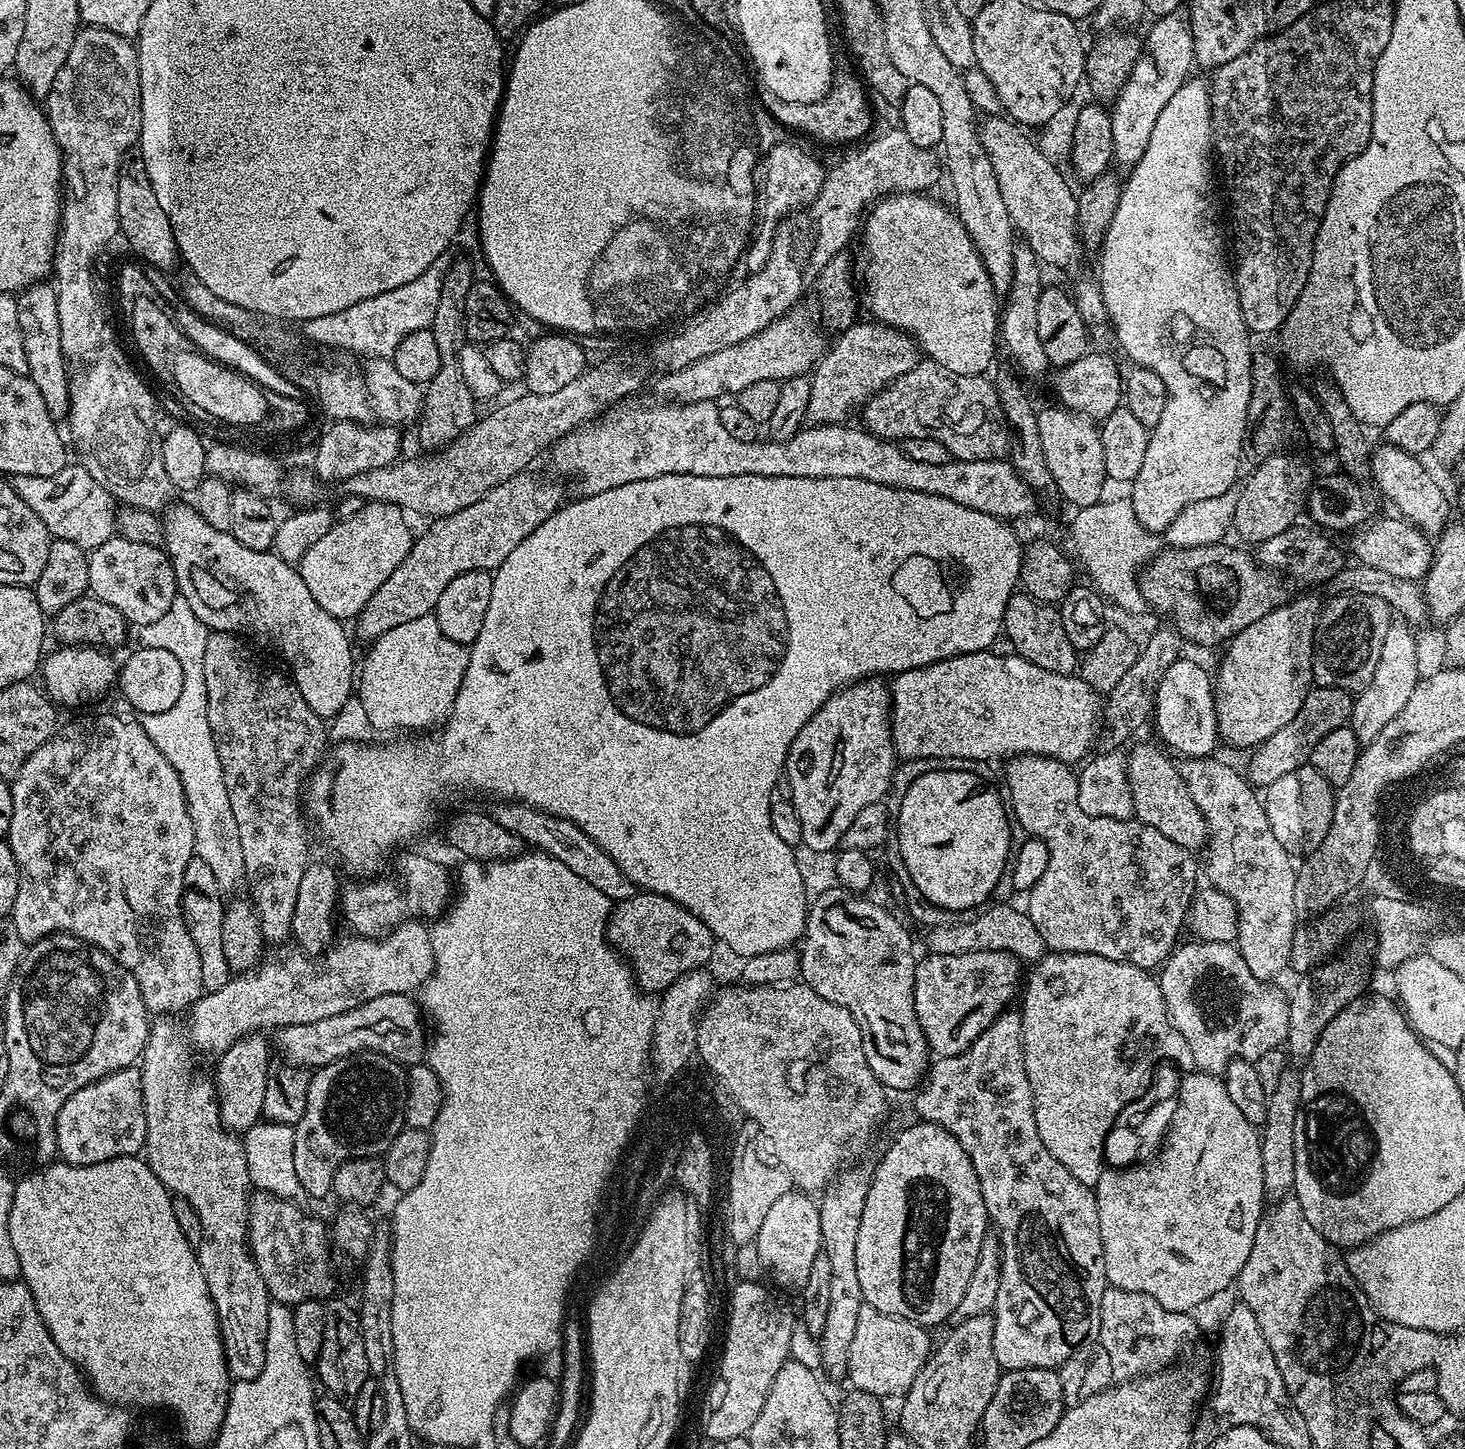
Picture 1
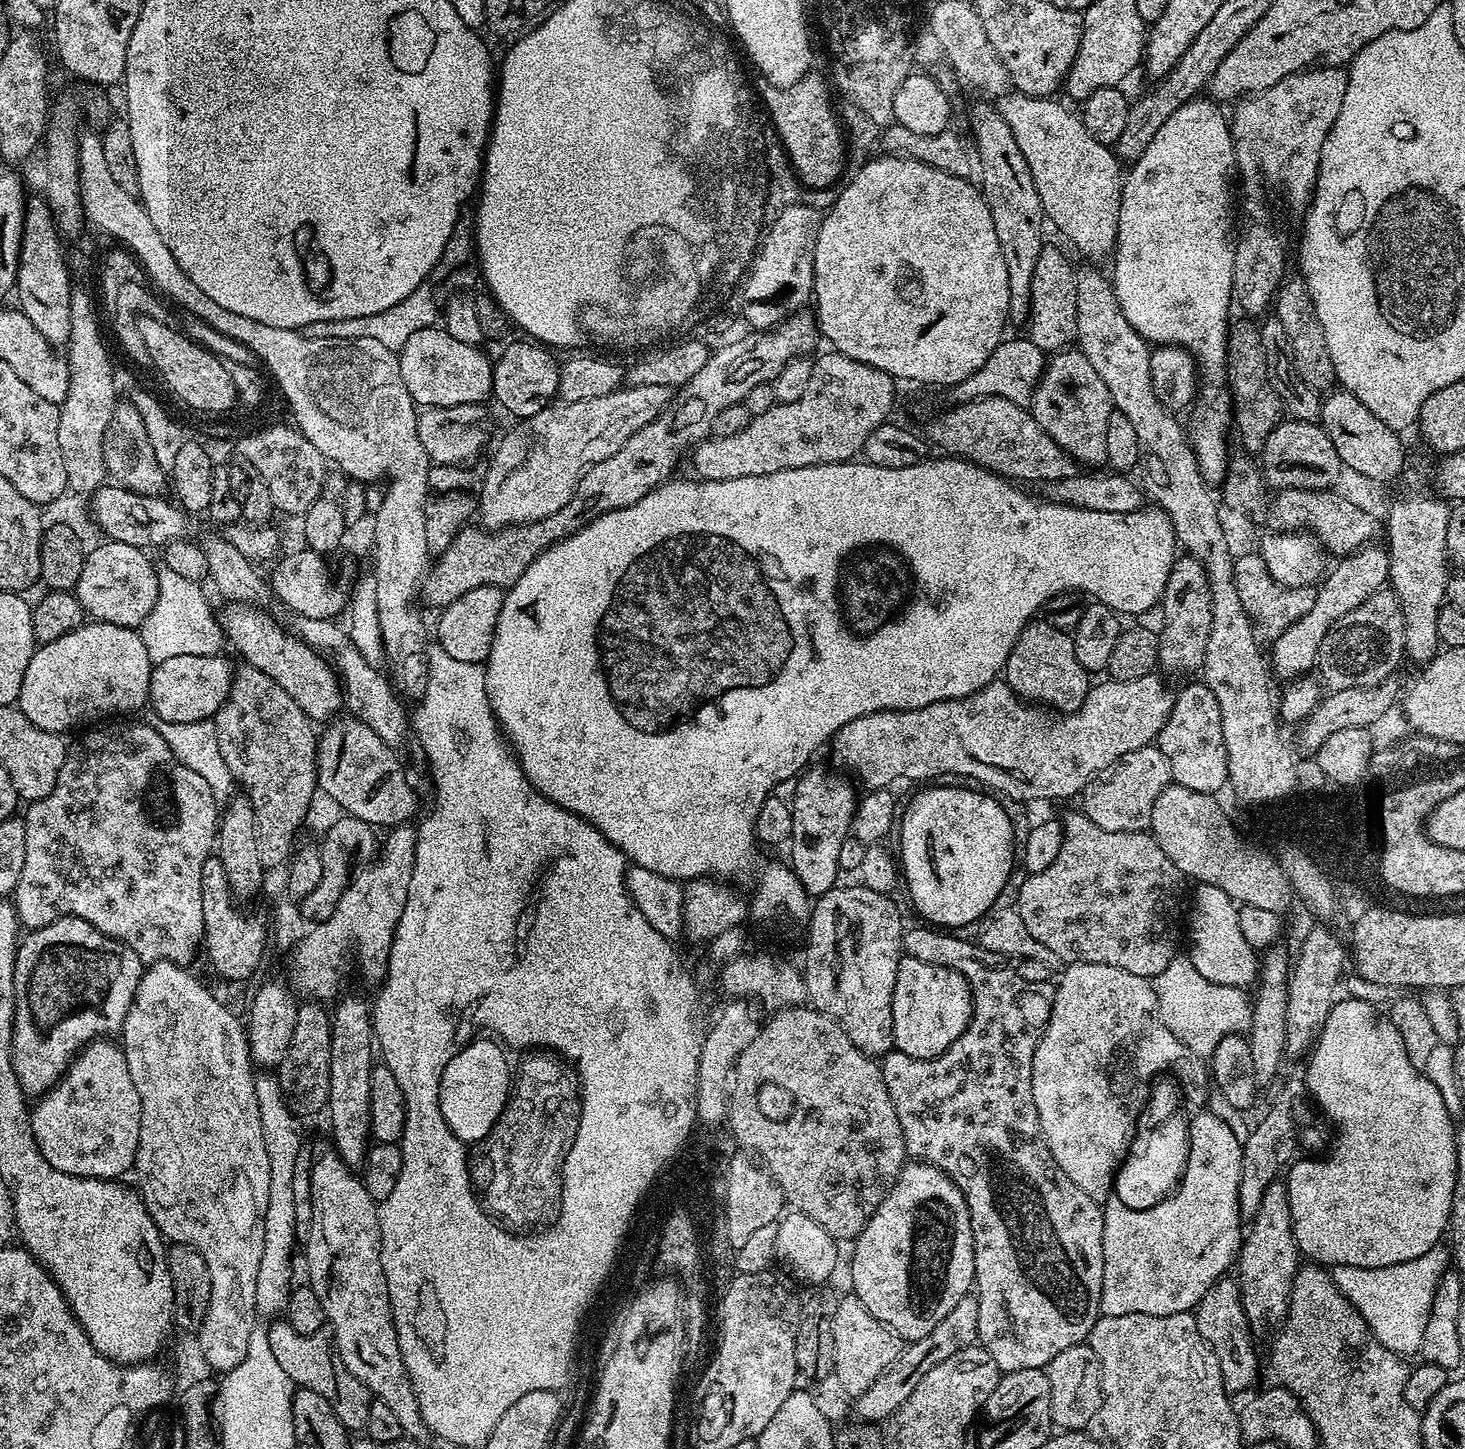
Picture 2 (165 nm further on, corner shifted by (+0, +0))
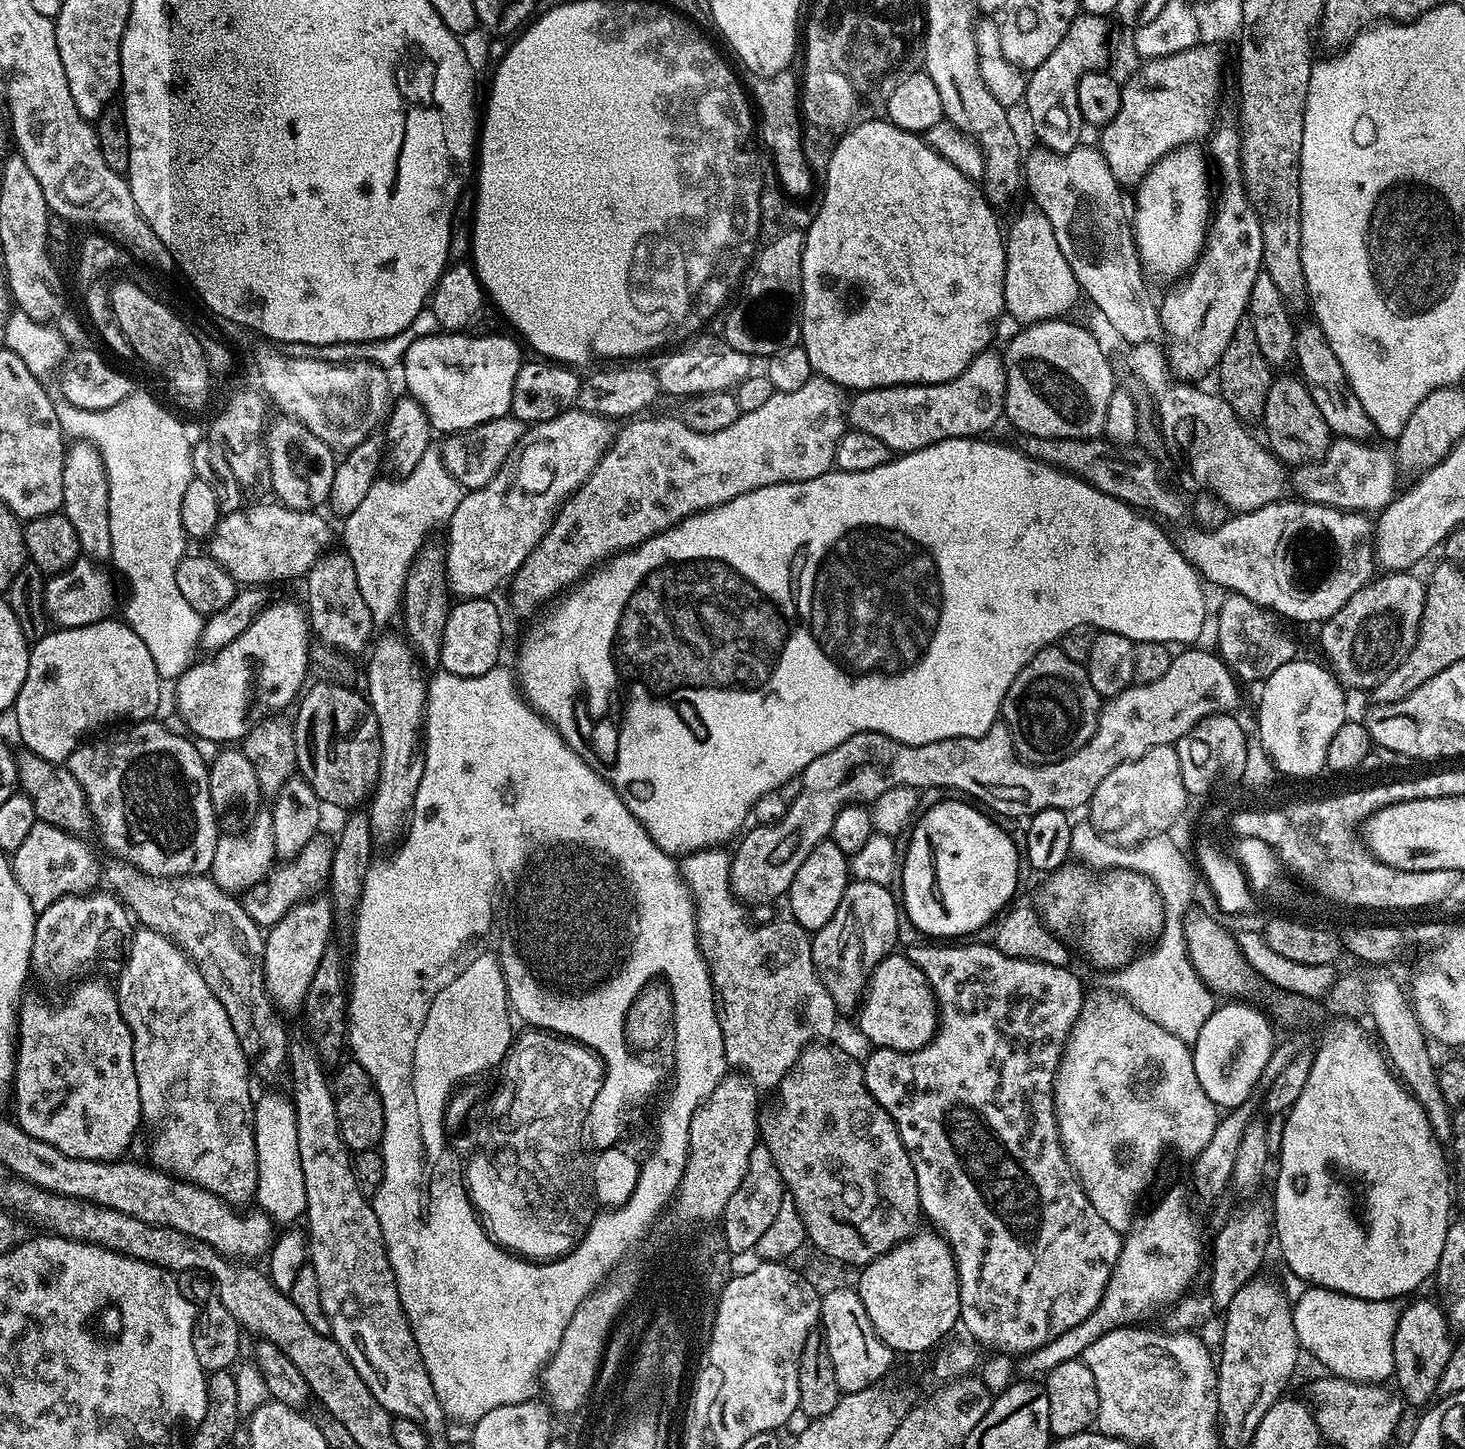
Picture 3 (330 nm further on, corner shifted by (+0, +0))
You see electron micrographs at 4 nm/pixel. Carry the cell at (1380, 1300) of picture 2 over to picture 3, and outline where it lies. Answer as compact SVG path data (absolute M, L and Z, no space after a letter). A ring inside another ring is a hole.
M1308 1286L1303 1290L1305 1292L1297 1300L1295 1297L1292 1304L1294 1330L1298 1334L1301 1349L1307 1355L1309 1352L1318 1363L1325 1364L1331 1375L1341 1376L1343 1380L1361 1384L1380 1384L1391 1381L1394 1376L1394 1334L1402 1311L1401 1305L1396 1300L1354 1298L1350 1294L1325 1288Z

